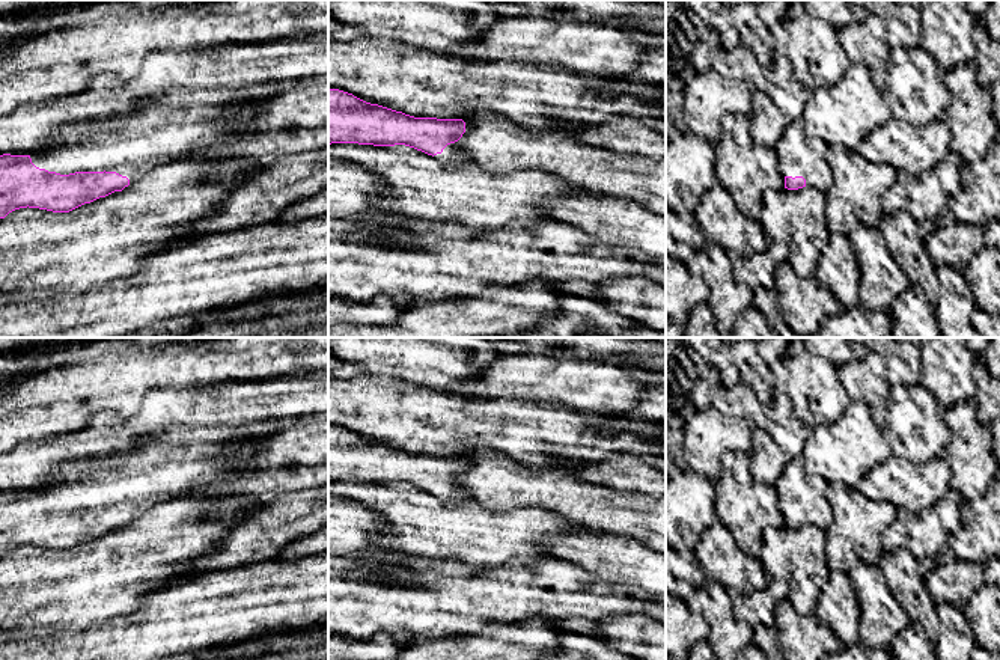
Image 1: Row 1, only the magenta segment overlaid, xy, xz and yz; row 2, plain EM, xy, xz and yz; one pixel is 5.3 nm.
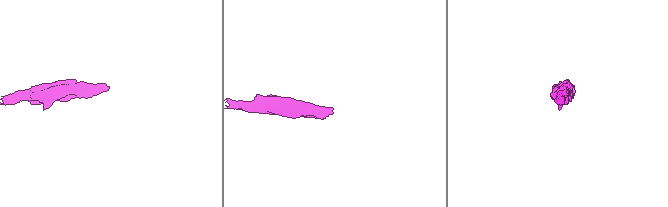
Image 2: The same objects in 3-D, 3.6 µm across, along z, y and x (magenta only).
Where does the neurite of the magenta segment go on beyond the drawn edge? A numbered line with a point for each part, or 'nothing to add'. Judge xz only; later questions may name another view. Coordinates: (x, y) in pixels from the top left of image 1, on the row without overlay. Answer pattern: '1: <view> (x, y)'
1: xz (452, 491)

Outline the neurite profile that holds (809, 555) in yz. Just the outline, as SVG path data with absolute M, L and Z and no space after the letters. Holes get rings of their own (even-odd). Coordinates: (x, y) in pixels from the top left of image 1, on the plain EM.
M813 524L762 530L759 559L768 576L789 585L788 600L803 616L815 613L822 583L830 576L825 561L825 530Z

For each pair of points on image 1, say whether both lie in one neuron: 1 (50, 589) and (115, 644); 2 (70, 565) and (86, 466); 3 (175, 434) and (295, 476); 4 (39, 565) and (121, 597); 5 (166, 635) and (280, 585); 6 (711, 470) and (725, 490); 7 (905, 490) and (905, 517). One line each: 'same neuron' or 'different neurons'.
1: different neurons
2: different neurons
3: different neurons
4: same neuron
5: same neuron
6: different neurons
7: different neurons

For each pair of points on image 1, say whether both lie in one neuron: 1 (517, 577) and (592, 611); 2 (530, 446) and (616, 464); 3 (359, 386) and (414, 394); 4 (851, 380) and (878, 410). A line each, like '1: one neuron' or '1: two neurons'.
1: one neuron
2: two neurons
3: one neuron
4: one neuron

